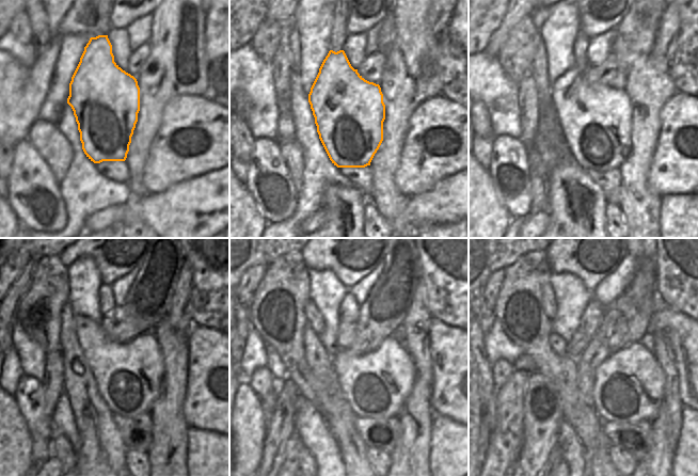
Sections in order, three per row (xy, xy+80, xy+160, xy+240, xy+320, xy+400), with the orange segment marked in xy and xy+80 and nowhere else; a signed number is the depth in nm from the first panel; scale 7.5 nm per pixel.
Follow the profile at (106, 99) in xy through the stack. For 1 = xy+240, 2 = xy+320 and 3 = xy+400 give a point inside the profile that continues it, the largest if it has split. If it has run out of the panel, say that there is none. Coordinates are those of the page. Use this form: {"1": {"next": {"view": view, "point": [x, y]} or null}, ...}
{"1": {"next": {"view": "xy+240", "point": [128, 376]}}, "2": {"next": {"view": "xy+320", "point": [377, 384]}}, "3": {"next": {"view": "xy+400", "point": [629, 386]}}}

